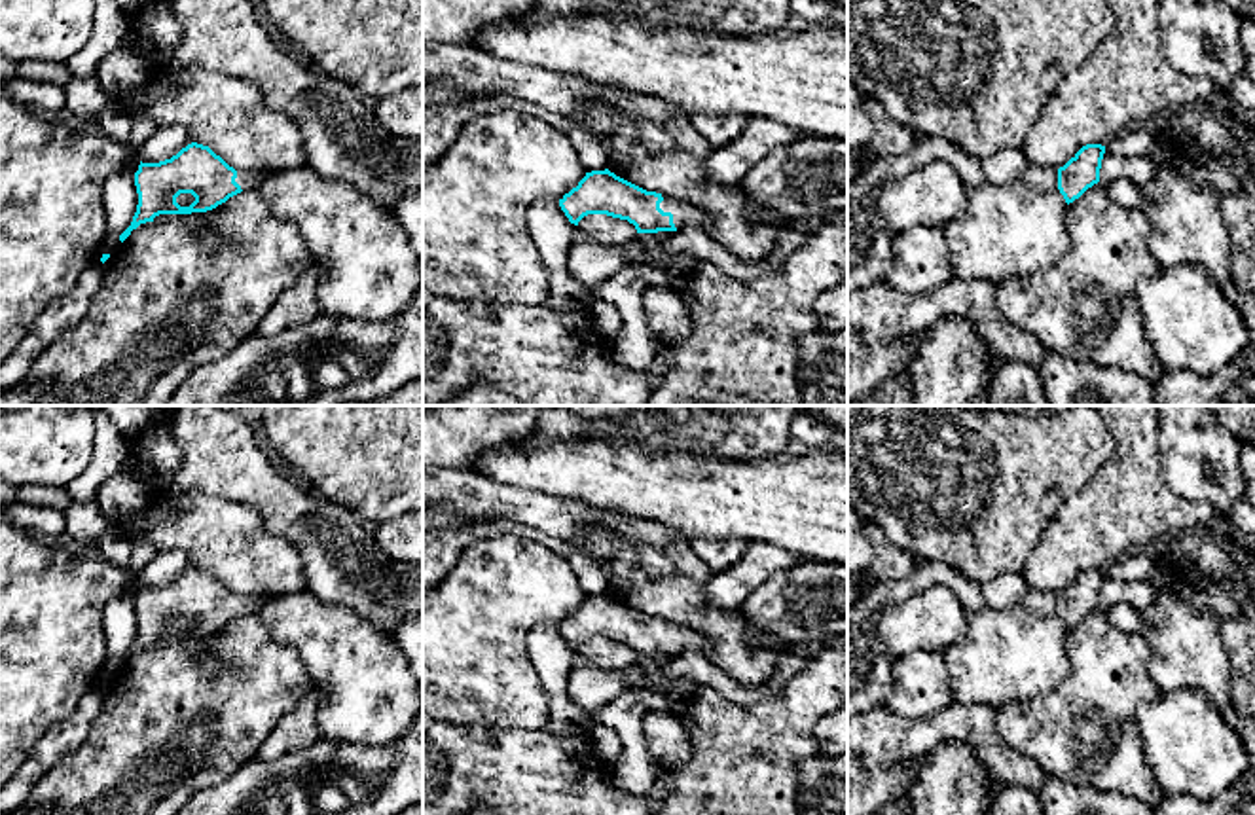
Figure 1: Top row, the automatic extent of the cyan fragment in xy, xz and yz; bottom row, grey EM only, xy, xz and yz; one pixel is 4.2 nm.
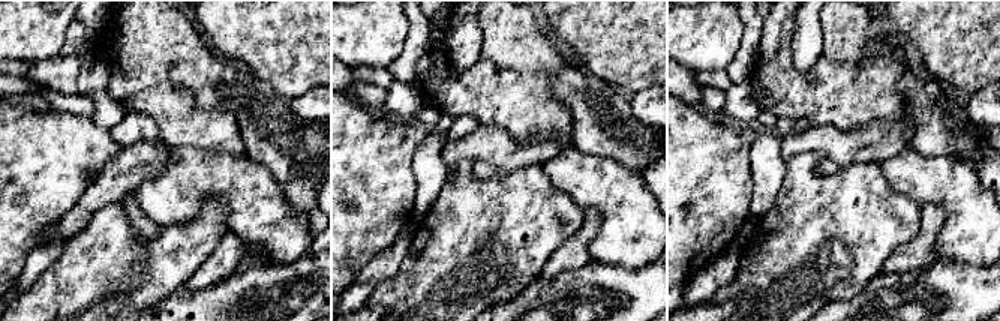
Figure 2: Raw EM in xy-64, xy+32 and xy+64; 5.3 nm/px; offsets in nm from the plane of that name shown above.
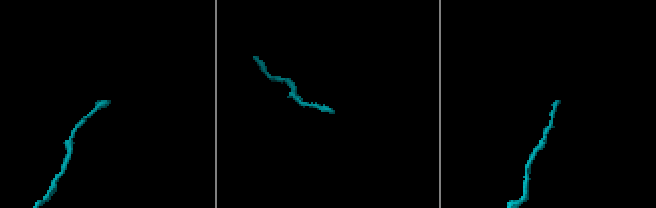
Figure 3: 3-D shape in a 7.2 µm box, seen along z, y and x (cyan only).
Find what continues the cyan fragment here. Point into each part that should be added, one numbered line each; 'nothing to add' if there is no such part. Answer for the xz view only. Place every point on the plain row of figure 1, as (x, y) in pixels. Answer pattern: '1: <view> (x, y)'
1: xz (685, 639)

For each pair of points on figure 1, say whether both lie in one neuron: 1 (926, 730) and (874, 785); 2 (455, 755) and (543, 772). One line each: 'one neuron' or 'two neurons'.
1: one neuron
2: one neuron

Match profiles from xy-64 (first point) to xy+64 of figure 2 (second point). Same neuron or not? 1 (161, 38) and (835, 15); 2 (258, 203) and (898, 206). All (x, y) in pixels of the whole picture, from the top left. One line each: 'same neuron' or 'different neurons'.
1: same neuron
2: different neurons

